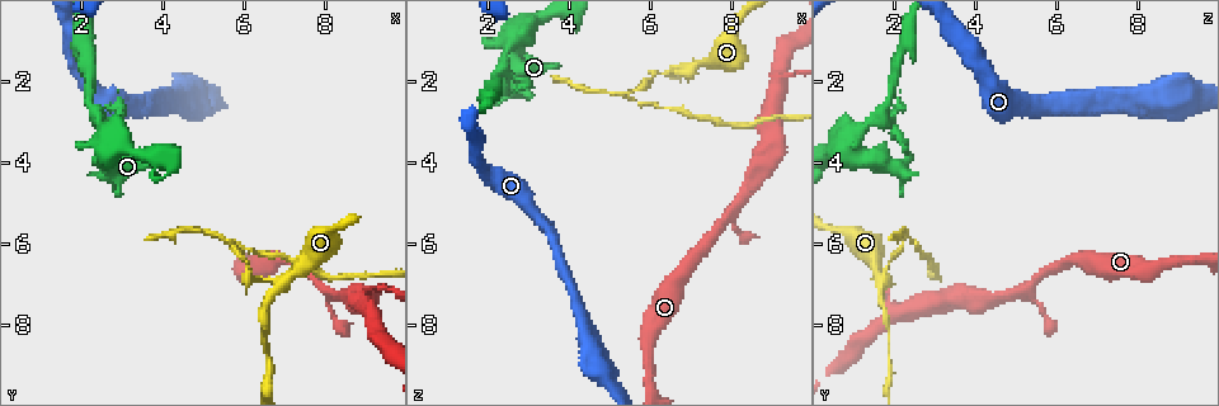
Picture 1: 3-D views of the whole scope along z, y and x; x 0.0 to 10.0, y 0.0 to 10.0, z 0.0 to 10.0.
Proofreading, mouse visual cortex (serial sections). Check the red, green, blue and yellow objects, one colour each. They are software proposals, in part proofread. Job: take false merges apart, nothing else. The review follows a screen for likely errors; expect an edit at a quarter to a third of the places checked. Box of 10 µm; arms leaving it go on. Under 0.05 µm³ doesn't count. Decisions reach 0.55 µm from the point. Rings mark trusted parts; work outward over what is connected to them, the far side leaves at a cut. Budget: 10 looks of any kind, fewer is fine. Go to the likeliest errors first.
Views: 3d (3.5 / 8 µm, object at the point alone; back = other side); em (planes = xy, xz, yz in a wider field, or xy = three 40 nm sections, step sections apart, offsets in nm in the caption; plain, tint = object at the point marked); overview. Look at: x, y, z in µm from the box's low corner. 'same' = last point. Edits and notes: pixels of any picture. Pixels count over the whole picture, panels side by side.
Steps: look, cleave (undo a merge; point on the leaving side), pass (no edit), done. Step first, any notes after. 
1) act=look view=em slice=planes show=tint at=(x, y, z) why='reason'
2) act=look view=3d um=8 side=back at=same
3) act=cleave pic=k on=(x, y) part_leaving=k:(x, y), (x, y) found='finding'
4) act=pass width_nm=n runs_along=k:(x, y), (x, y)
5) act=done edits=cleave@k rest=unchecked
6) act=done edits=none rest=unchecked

act=look view=3d um=3.5 at=(7.00, 6.95, 1.80) why='thin neck'

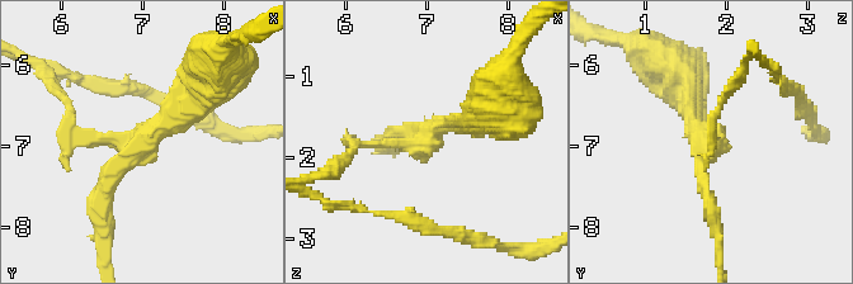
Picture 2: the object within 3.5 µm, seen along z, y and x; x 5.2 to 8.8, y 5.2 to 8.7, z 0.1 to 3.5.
act=look view=em slice=xy step=3 show=plain at=(7.00, 7.00, 1.75) arms=3 arm_widths_nm=100,150,350

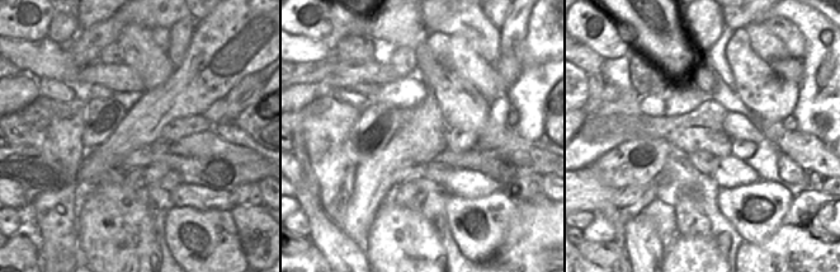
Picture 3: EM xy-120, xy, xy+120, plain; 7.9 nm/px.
act=look view=em slice=xy step=3 show=tint at=same why='where the object lies'

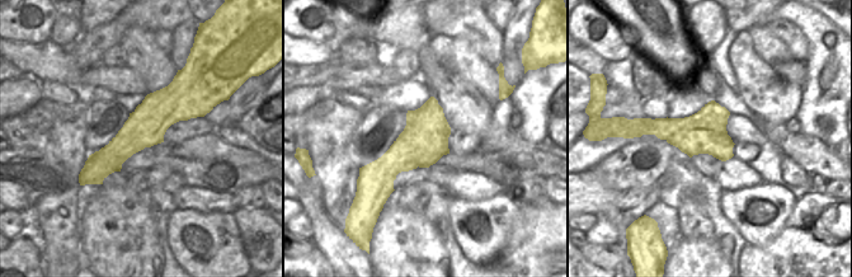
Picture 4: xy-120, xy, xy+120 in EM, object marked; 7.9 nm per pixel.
act=cleave pic=2 on=(65, 157) part_leaving=2:(145, 141), (85, 137), (55, 86) found='a second cell is stuck on'

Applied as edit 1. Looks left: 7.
act=look view=overview why='redraw'

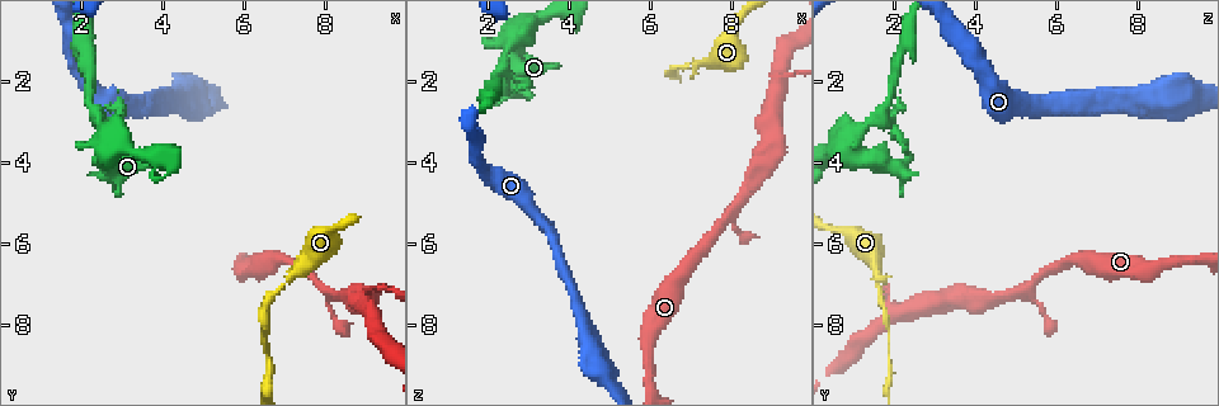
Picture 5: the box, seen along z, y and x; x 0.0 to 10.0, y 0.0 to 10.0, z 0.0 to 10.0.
act=look view=3d um=3.5 at=(2.45, 2.90, 1.60) why='sudden change in width'

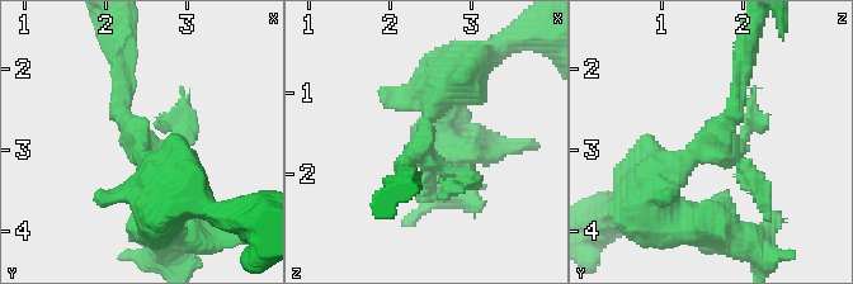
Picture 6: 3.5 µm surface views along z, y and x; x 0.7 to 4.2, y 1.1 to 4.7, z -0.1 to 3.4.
act=look view=em slice=xy step=3 show=tint at=(2.40, 2.90, 1.60) why='need the tissue'

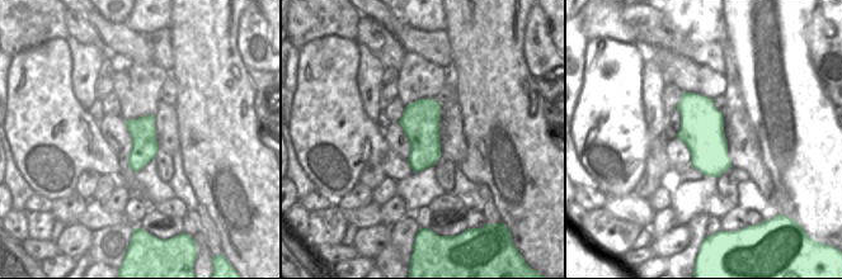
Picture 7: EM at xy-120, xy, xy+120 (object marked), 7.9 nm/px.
act=pass runs_along=6:(654, 200), (719, 135), (744, 71) found='continuous, no second cell'

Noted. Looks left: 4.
act=look view=3d um=3.5 at=(3.80, 2.35, 6.45) why='branch point'

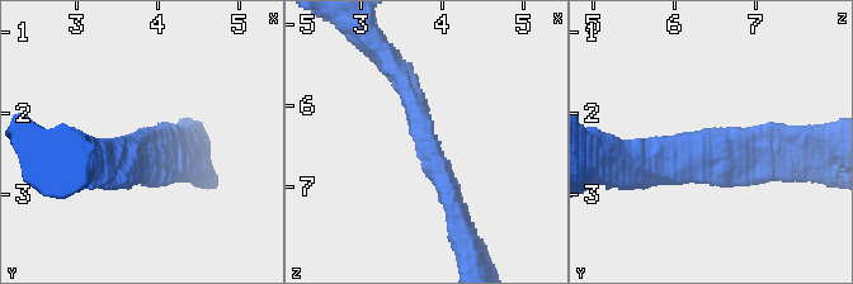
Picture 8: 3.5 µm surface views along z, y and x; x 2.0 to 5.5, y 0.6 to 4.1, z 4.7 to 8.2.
act=look view=em slice=xy step=5 show=tint at=(3.85, 2.45, 6.45)

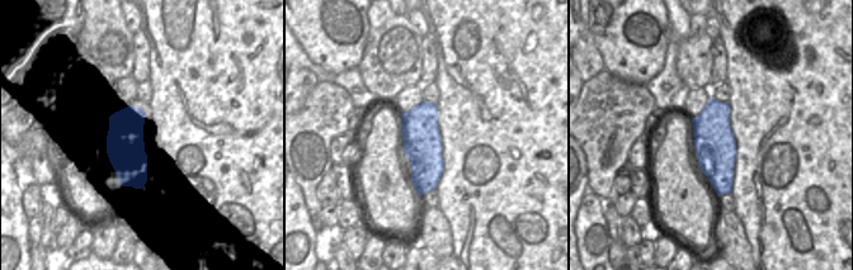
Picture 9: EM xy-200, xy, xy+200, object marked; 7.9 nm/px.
act=pass runs_along=8:(400, 74), (458, 217) found='one cell here'

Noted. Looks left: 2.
act=look view=3d um=3.5 side=back at=(9.20, 7.65, 1.95) why='sharp bend'

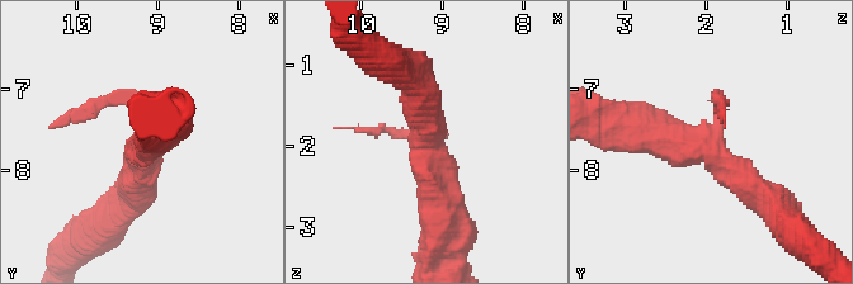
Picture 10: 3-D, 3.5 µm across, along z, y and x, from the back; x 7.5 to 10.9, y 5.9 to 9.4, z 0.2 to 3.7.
act=look view=em slice=planes show=tint at=(9.20, 7.65, 1.95)

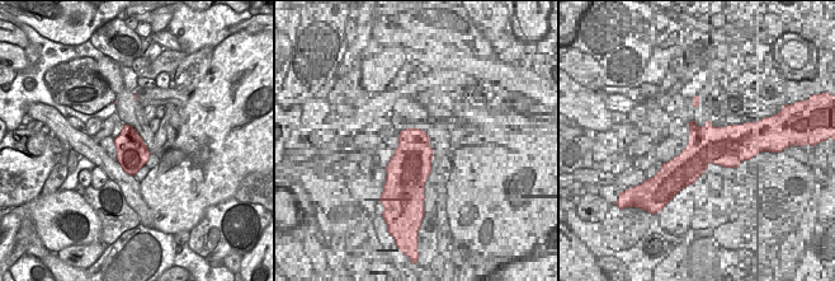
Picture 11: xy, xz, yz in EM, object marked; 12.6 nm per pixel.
act=pass arms=3 runs_along=10:(630, 127), (708, 146), (769, 200) found='continuous, no second cell'

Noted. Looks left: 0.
act=done edits=cleave@2 rest=unchecked

